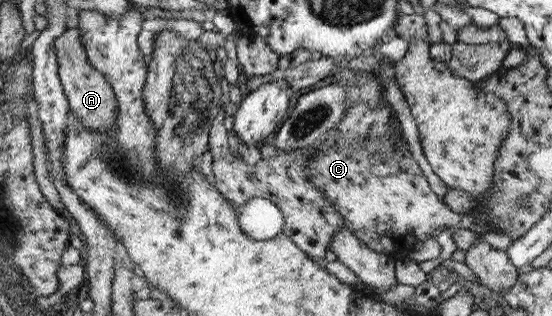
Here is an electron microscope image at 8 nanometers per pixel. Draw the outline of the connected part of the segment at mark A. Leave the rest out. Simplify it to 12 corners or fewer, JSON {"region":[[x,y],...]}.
{"region":[[78,28],[52,44],[69,112],[91,130],[114,125],[116,100],[87,62]]}

